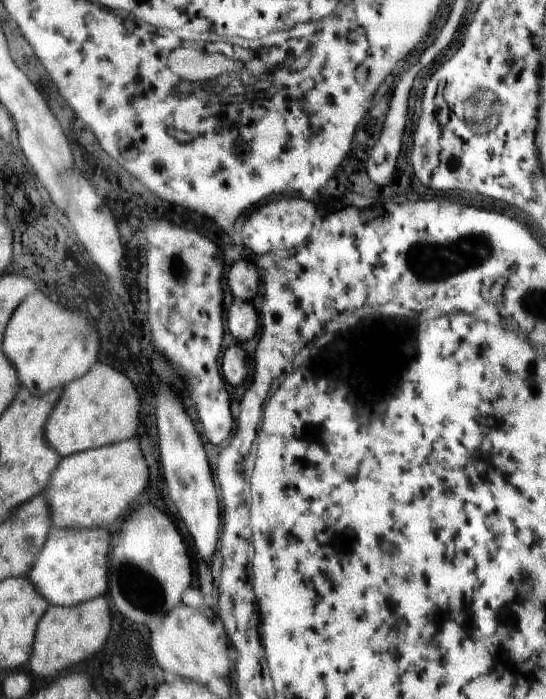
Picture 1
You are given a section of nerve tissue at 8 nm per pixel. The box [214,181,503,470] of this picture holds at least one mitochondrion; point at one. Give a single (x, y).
(420, 260)

